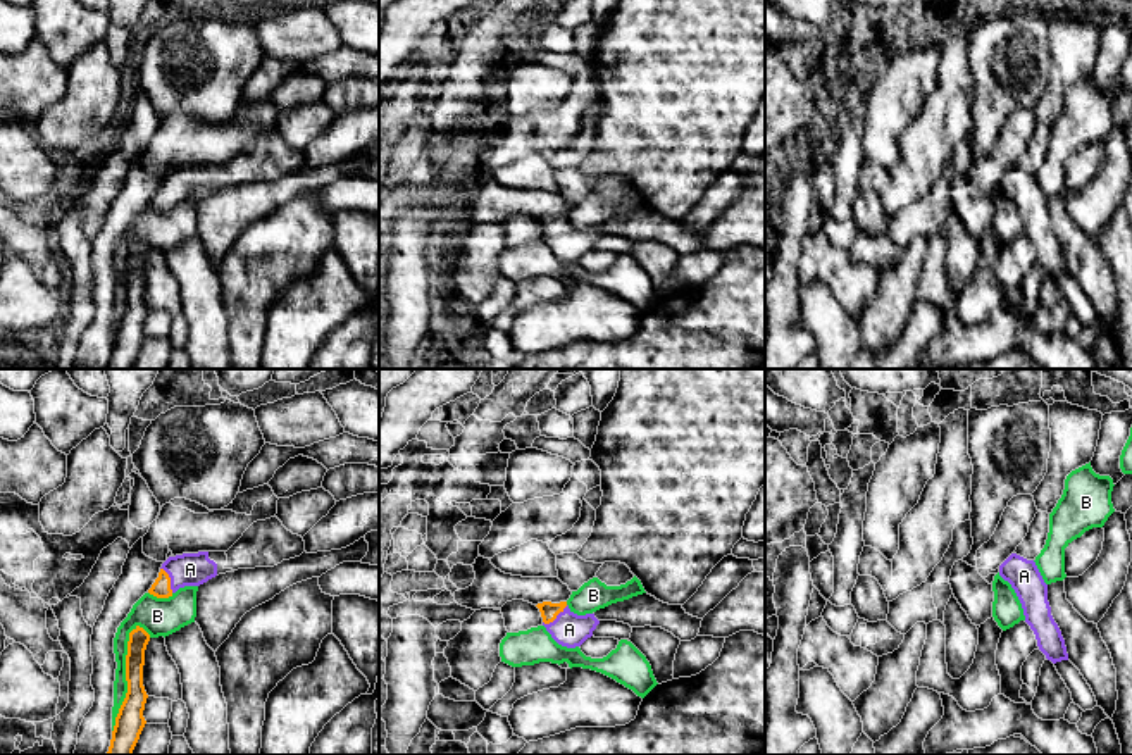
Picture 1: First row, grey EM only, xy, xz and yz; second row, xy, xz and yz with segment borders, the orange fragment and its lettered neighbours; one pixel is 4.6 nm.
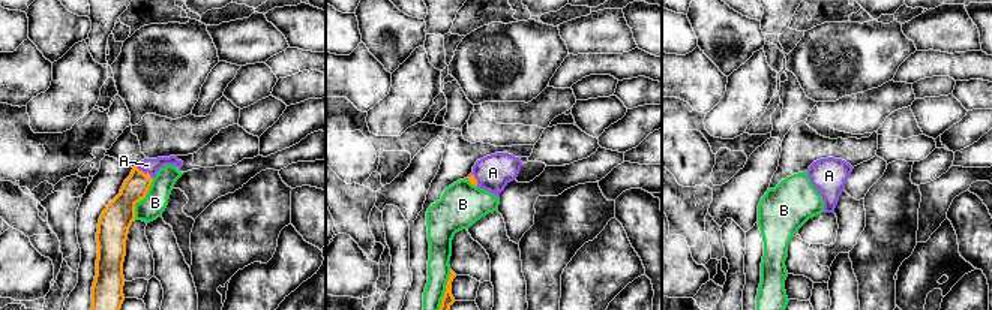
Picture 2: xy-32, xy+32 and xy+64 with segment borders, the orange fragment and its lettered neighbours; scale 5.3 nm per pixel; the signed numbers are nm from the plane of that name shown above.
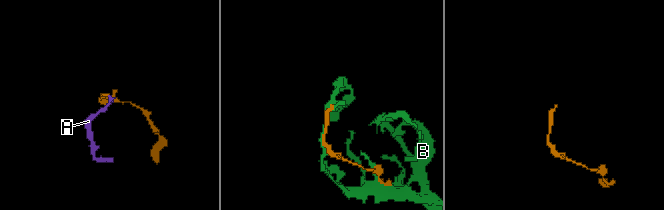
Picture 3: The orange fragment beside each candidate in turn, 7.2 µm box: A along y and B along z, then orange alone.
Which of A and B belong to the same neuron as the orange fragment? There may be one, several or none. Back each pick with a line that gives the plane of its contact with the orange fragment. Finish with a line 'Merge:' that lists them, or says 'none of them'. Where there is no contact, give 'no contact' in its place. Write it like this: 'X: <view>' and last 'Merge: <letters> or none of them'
A: xz
Merge: A

